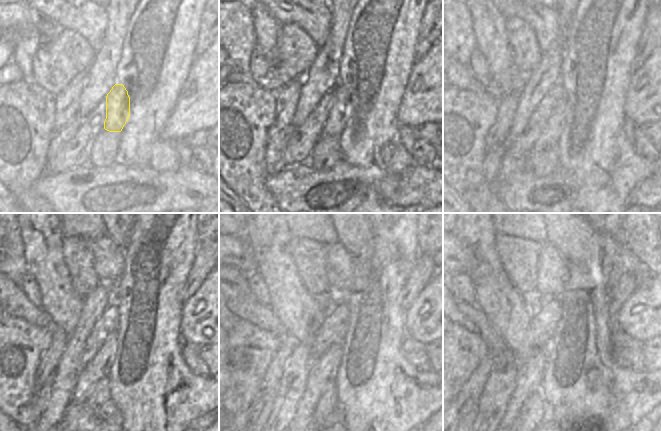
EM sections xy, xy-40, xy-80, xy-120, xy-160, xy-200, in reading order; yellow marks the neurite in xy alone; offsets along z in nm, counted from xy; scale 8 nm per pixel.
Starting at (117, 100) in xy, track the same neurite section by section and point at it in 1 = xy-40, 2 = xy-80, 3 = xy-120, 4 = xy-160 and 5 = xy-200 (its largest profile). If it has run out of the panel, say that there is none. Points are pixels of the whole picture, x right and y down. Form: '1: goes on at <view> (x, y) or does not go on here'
1: goes on at xy-40 (337, 118)
2: goes on at xy-80 (551, 134)
3: goes on at xy-120 (99, 367)
4: goes on at xy-160 (324, 371)
5: goes on at xy-200 (531, 415)

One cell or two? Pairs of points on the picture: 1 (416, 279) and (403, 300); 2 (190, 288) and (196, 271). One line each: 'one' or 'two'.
1: one
2: one

